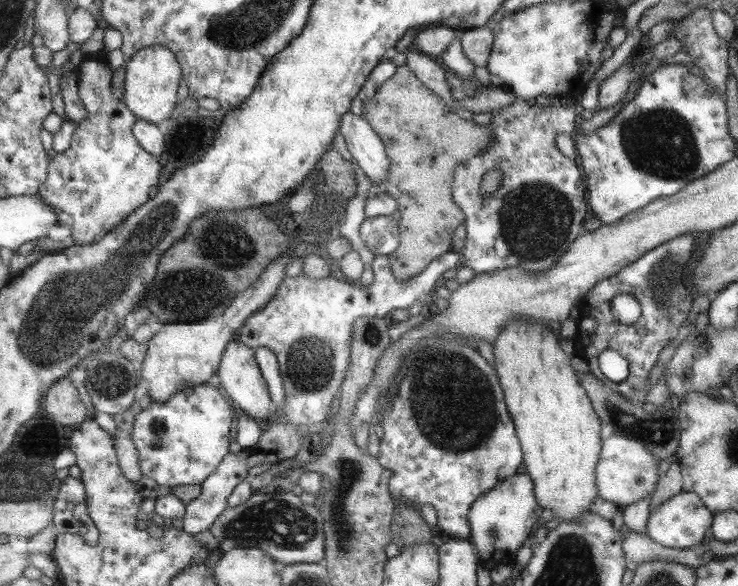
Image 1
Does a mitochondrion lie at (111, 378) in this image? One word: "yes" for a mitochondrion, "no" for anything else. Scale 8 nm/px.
yes

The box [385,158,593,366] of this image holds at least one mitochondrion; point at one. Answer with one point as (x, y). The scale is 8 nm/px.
(535, 219)

